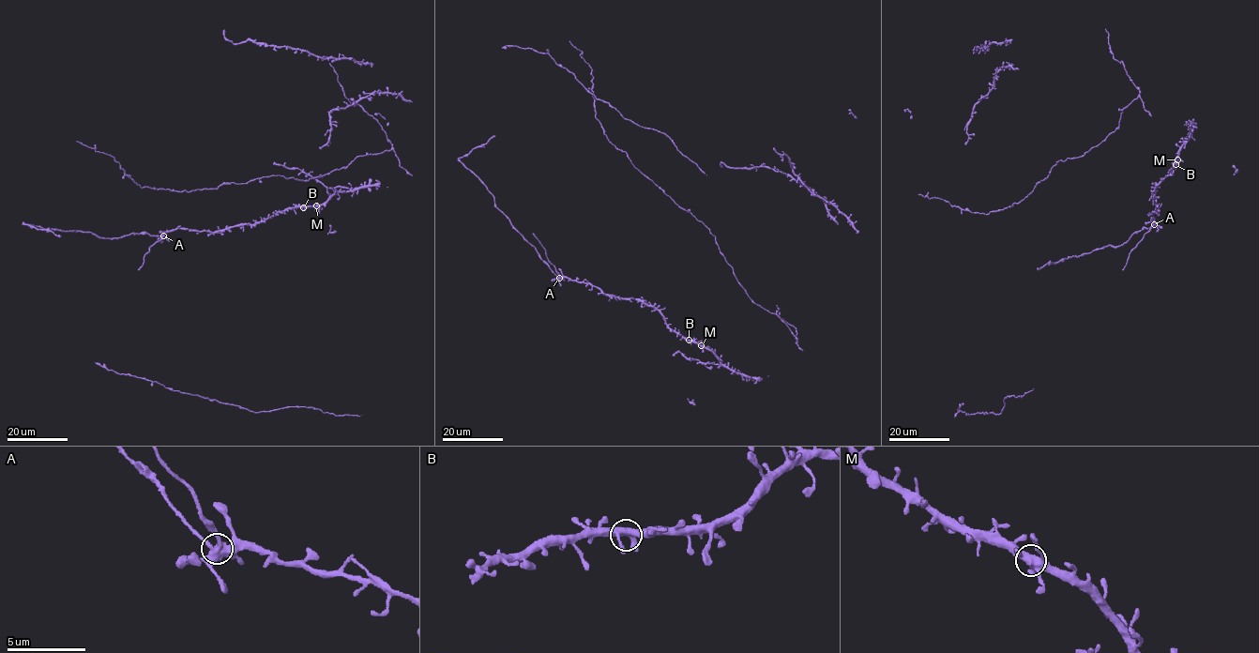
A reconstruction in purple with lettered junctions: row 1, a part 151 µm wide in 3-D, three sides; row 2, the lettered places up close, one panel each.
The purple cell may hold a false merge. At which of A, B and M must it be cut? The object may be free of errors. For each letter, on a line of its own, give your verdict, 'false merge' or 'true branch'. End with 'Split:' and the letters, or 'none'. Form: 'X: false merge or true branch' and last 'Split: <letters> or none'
A: false merge
B: true branch
M: true branch
Split: A

